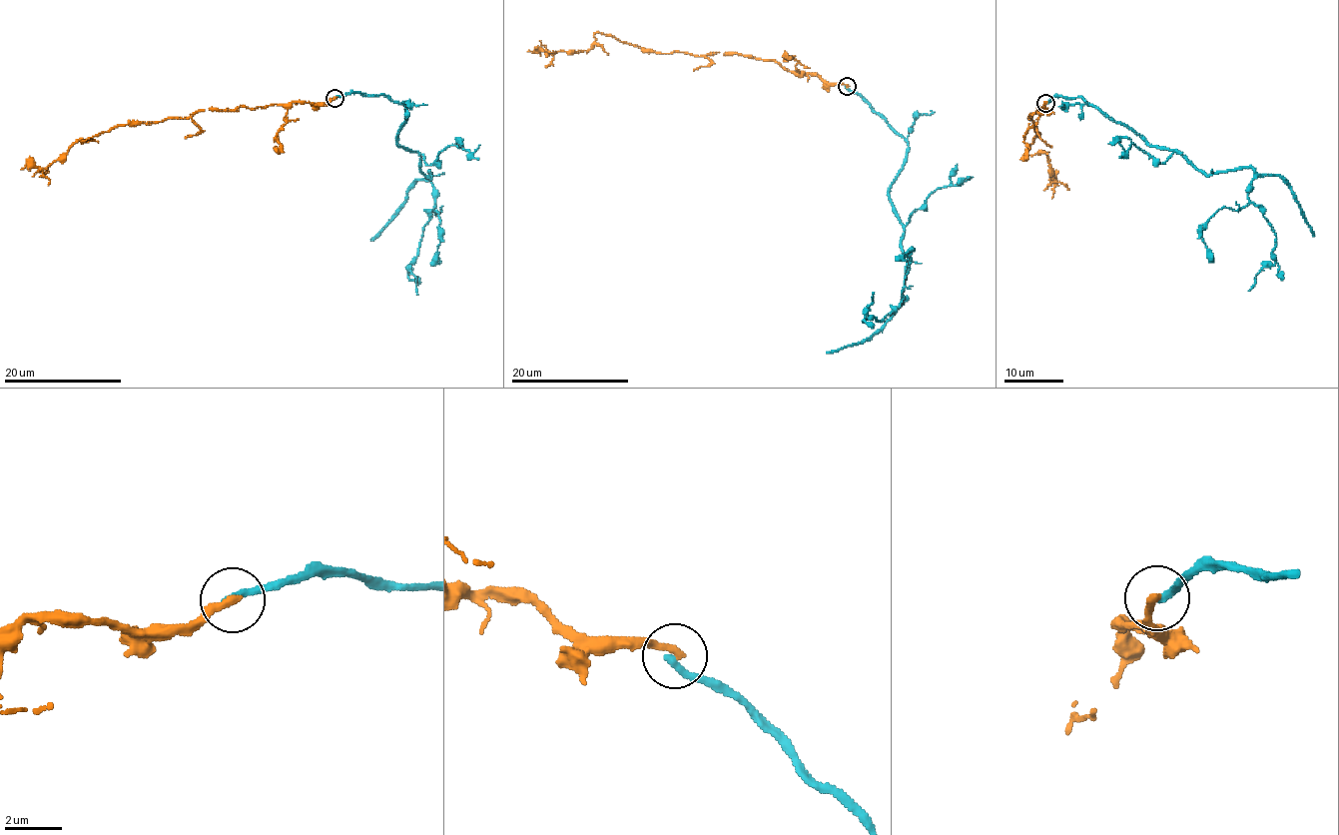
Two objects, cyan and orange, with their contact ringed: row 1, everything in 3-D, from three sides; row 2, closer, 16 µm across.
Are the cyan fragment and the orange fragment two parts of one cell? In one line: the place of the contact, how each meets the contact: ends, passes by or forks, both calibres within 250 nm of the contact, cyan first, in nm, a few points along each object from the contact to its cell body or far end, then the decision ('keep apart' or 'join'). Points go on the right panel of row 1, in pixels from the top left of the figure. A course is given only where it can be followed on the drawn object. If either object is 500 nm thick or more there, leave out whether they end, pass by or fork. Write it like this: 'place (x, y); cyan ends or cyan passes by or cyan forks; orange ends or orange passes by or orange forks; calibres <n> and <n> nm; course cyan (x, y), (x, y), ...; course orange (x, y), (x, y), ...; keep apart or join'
place (1045, 103); cyan ends; orange ends; calibres 260 and 300 nm; course cyan (1045, 103), (1081, 97), (1207, 175), (1252, 169), (1247, 197), (1276, 236), (1274, 261), (1248, 291); course orange (1045, 103), (1045, 110), (1038, 107), (1040, 111), (1028, 118), (1040, 134), (1027, 152), (1046, 155), (1055, 183); keep apart

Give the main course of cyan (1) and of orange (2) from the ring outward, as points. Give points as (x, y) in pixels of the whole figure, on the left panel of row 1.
1: (334, 98), (386, 95), (405, 107), (397, 144), (420, 157), (434, 202), (408, 269), (417, 294)
2: (334, 98), (199, 110), (189, 117), (123, 124), (76, 143), (46, 168), (20, 169)

